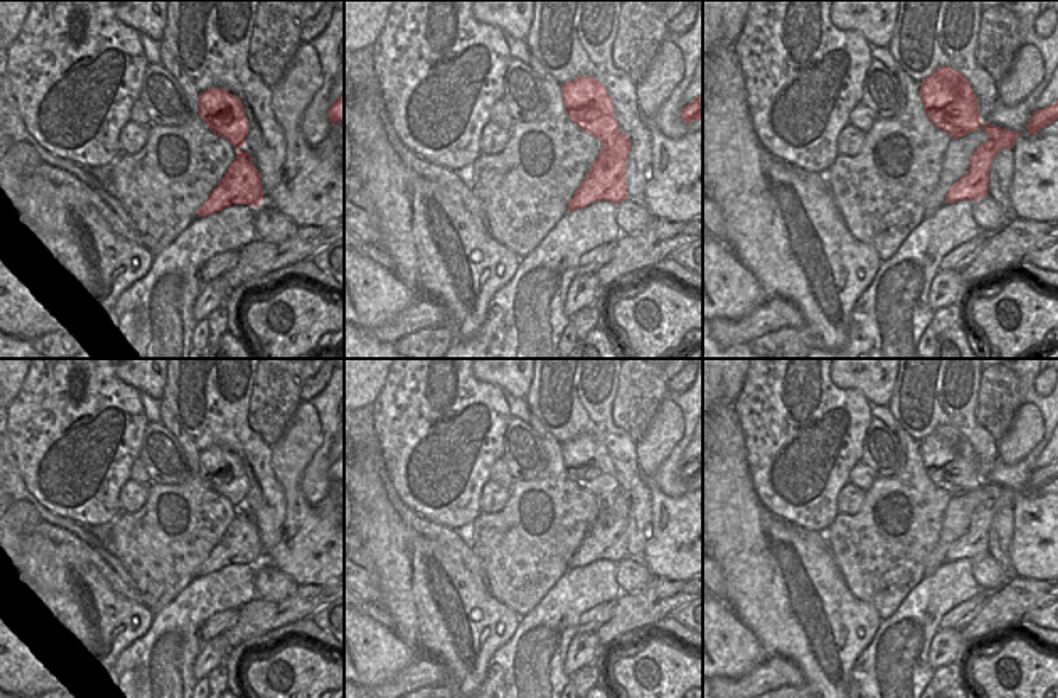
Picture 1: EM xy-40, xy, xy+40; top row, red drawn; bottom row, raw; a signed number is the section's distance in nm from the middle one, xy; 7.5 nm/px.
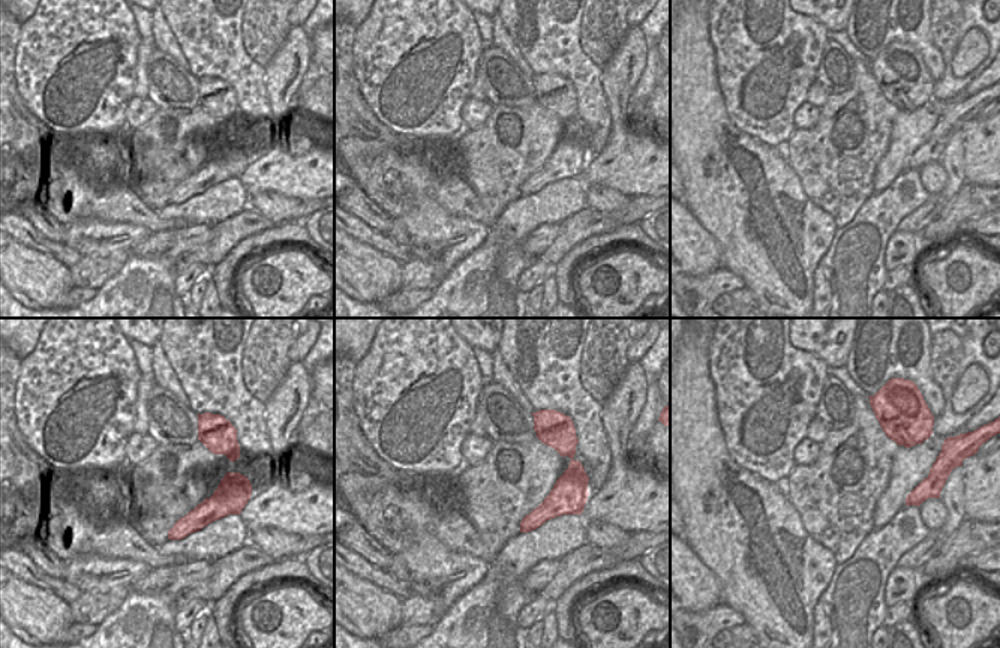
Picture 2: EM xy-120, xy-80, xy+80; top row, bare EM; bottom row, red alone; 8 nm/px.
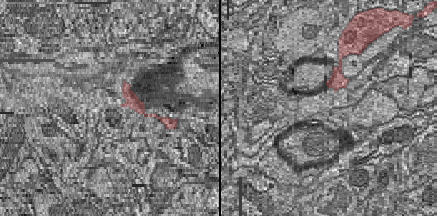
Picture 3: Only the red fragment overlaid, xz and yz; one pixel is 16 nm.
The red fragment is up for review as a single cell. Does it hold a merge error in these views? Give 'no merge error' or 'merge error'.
merge error

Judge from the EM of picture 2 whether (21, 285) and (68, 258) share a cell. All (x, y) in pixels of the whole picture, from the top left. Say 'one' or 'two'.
two

